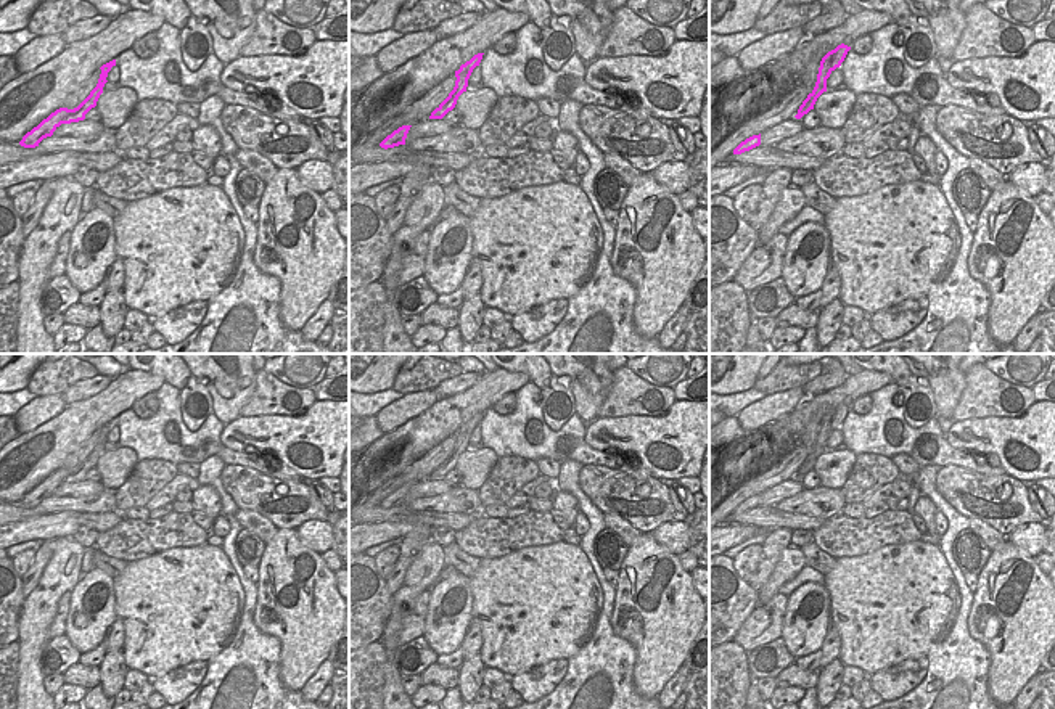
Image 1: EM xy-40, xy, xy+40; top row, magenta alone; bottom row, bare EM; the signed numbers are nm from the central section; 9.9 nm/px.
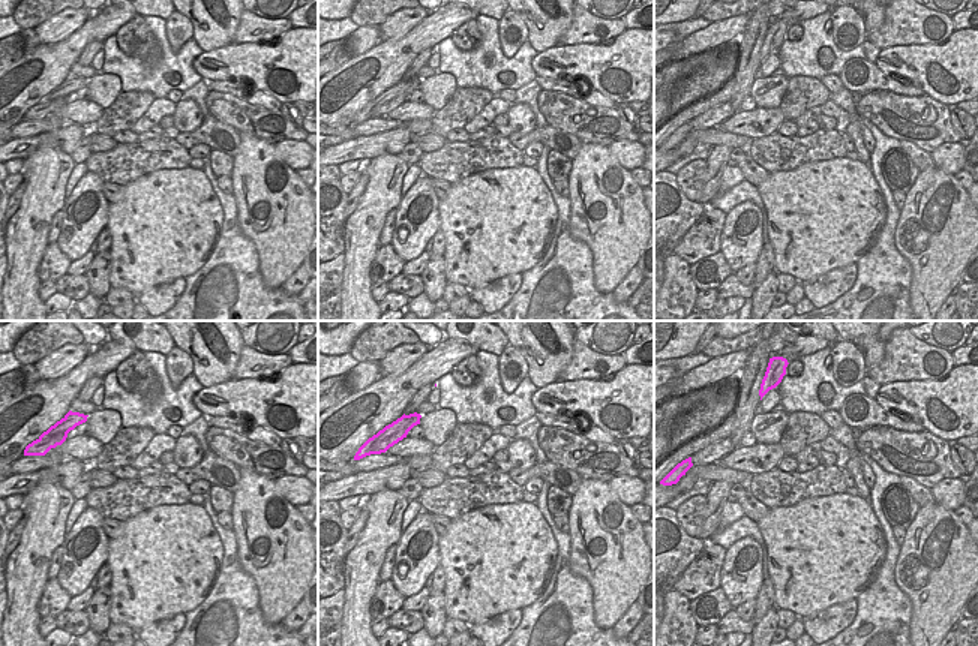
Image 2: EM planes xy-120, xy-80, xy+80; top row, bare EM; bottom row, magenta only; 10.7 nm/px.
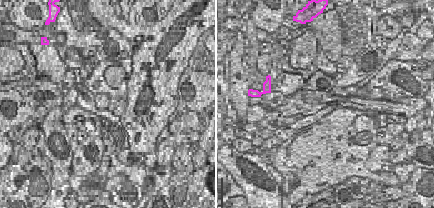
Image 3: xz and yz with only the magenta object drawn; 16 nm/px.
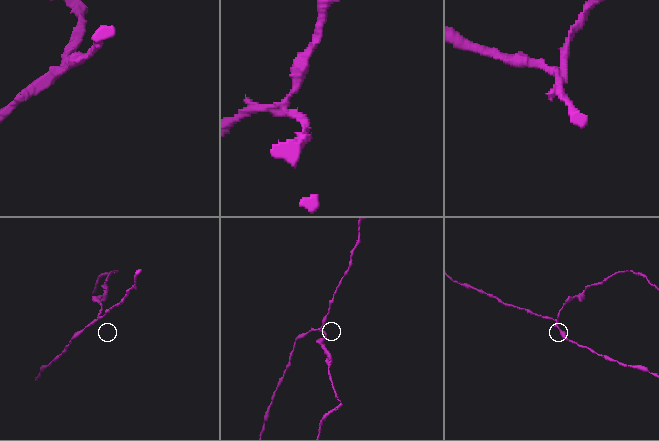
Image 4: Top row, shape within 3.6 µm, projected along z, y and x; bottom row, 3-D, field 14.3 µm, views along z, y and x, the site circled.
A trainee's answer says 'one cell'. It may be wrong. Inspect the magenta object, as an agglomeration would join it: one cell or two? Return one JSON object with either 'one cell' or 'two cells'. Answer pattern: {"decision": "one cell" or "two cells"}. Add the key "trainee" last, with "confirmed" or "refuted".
{"decision": "two cells", "trainee": "refuted"}

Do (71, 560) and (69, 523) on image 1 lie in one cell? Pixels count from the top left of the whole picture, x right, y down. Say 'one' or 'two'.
two

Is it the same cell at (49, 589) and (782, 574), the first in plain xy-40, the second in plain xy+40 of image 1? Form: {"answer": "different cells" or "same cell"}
{"answer": "same cell"}

